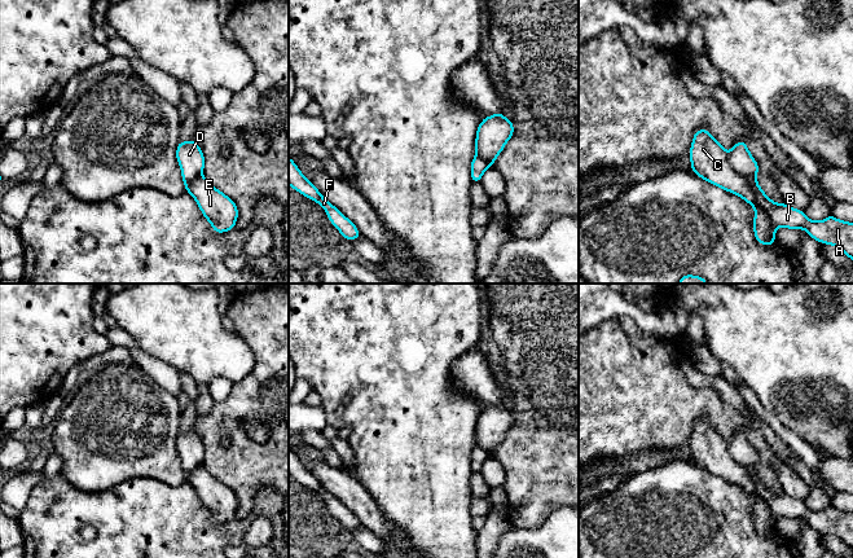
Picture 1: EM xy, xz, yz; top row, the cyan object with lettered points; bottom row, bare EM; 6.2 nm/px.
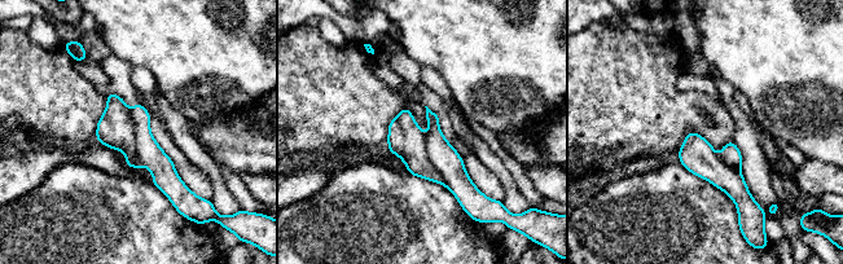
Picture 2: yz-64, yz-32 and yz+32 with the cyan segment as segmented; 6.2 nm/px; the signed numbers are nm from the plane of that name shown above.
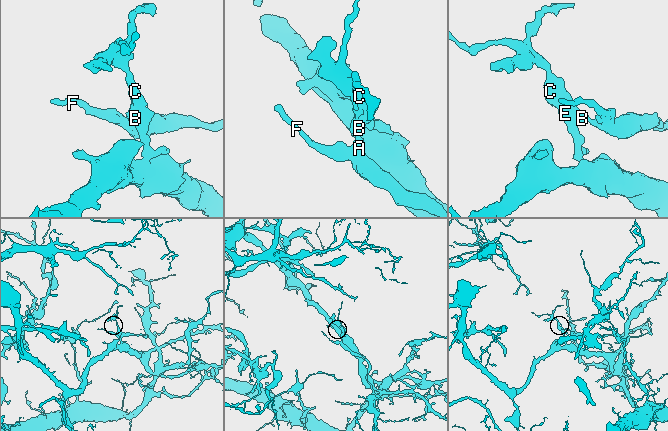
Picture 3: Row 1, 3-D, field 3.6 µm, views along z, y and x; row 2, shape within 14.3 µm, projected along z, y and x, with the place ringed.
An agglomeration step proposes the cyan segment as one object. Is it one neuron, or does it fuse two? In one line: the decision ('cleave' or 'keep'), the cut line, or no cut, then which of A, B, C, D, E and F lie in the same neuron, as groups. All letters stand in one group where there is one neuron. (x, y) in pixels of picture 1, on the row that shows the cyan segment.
cleave; cut yz (728, 154), (730, 166), (750, 187), (755, 202), (775, 228); groups A B D F / C E

